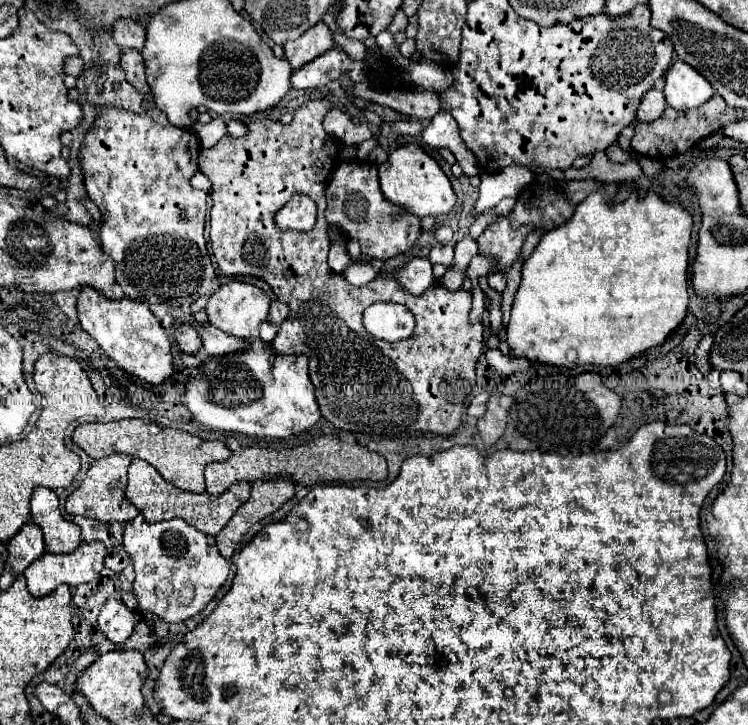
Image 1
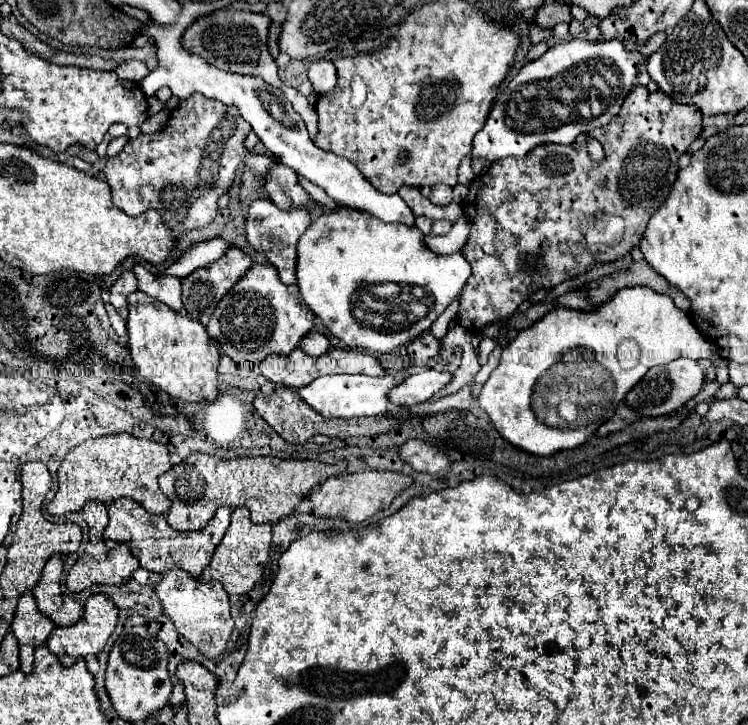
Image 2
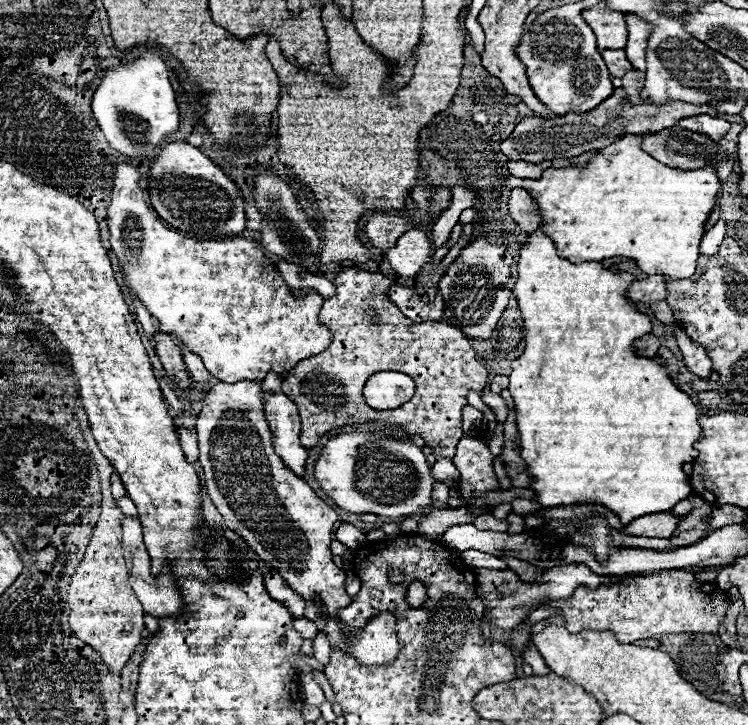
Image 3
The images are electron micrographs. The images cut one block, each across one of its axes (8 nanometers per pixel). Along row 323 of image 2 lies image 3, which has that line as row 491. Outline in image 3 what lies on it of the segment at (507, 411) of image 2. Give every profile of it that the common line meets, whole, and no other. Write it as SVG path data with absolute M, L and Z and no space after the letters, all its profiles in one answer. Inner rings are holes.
M538 228L536 232L528 234L528 238L520 246L520 258L518 258L518 280L514 286L514 294L518 300L518 308L524 318L524 330L526 330L526 348L520 358L512 362L512 374L510 374L510 394L514 398L516 406L516 424L520 432L520 446L522 446L522 458L530 468L530 474L534 476L534 482L530 488L538 494L538 504L544 508L552 506L562 506L562 504L580 504L580 502L600 502L608 510L612 510L622 524L632 522L634 518L646 516L646 514L656 514L656 512L668 512L678 504L680 500L688 498L692 494L690 488L690 478L684 474L682 466L686 462L694 462L698 452L692 448L696 440L702 438L702 428L698 426L698 408L690 400L688 394L684 394L680 388L674 386L672 378L668 376L666 368L656 360L656 358L644 358L636 354L634 340L646 336L652 332L652 322L646 314L638 312L636 304L626 298L628 286L636 282L634 274L630 272L612 272L610 268L604 268L600 262L582 262L582 264L572 264L570 260L558 256L554 242Z

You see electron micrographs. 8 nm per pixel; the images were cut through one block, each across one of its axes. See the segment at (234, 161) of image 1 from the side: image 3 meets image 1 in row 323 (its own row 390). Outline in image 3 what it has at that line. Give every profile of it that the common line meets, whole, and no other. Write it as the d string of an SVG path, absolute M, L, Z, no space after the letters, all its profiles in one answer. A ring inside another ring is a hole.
M346 268L332 282L336 284L336 294L324 300L324 306L318 314L318 320L332 332L332 344L318 356L300 360L300 364L296 364L282 382L282 390L298 406L302 418L302 444L310 448L316 446L324 434L336 430L342 424L362 424L374 420L384 424L398 424L404 428L408 436L422 436L426 440L426 446L434 450L436 458L452 458L456 452L456 444L464 434L462 408L468 404L466 396L470 390L484 390L488 378L486 368L476 360L476 350L472 348L470 340L456 326L450 324L442 324L442 322L416 324L408 320L392 302L384 298L390 280L380 272L372 274L358 268ZM370 308L378 312L380 316L378 322L388 322L388 324L366 324L366 322L374 322L366 314L366 310ZM380 370L404 372L416 382L416 394L412 396L412 400L408 400L408 404L394 410L374 410L364 402L362 388L366 380Z

